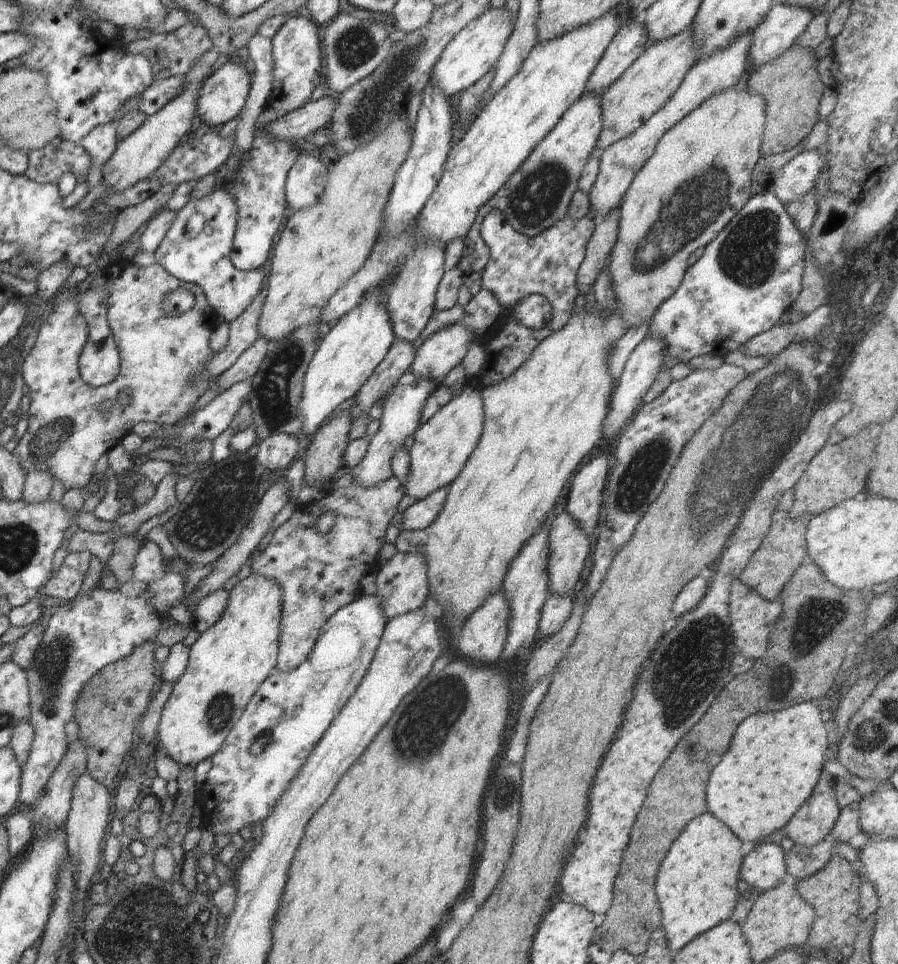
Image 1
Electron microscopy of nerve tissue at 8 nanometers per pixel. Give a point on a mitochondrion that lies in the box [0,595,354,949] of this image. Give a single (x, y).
(52, 666)

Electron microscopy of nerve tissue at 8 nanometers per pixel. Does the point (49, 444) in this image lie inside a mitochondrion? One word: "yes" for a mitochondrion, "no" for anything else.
yes

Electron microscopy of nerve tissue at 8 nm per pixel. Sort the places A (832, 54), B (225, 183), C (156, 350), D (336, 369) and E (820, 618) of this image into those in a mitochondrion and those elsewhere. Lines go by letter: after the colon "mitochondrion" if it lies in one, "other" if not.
A: other
B: other
C: mitochondrion
D: other
E: mitochondrion

